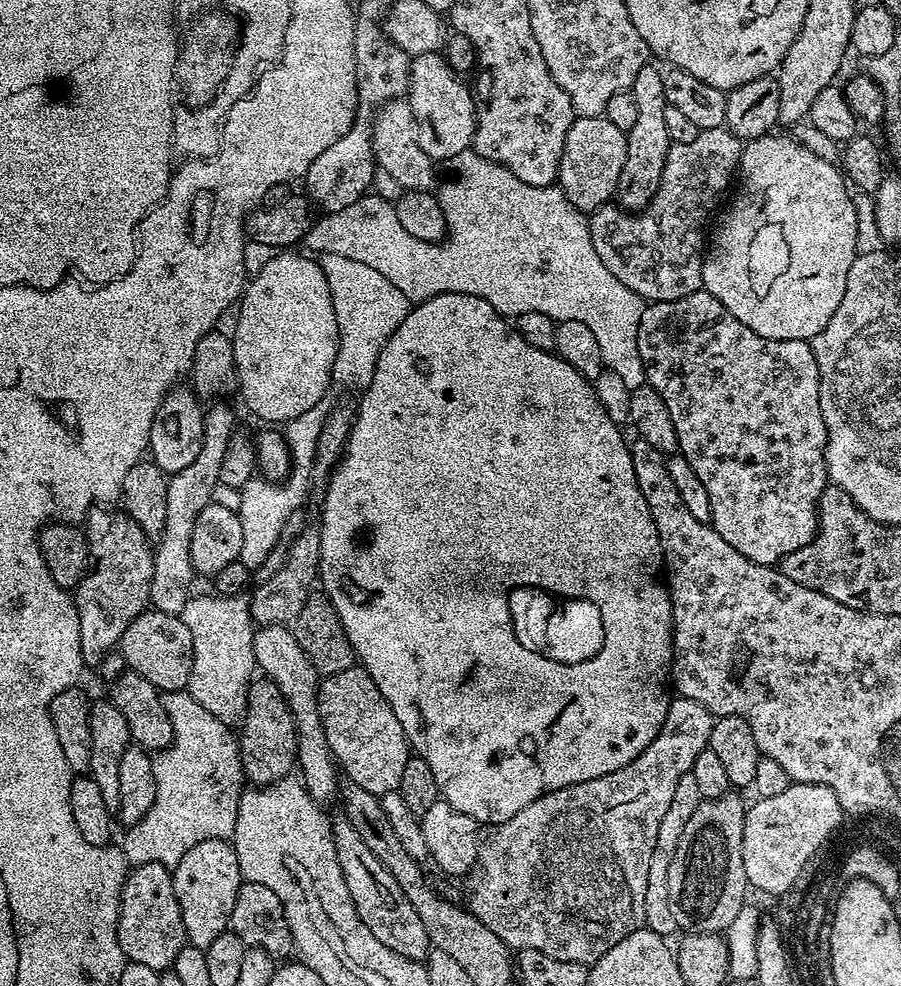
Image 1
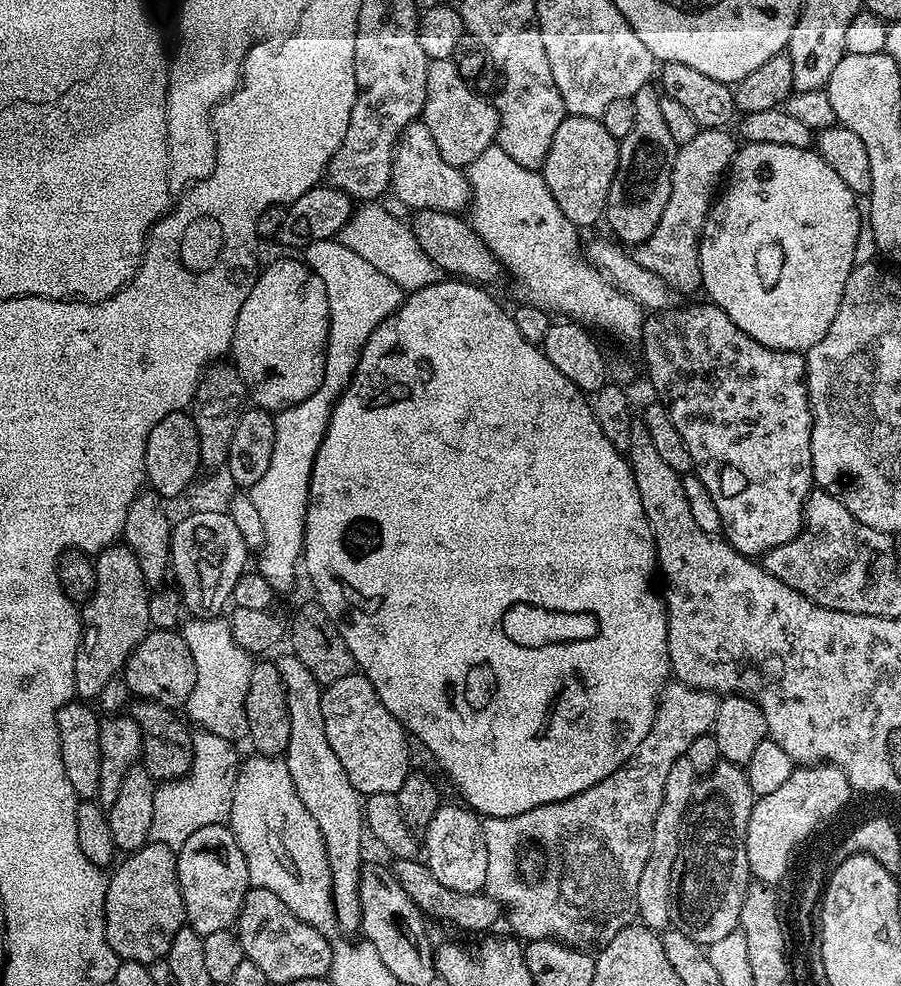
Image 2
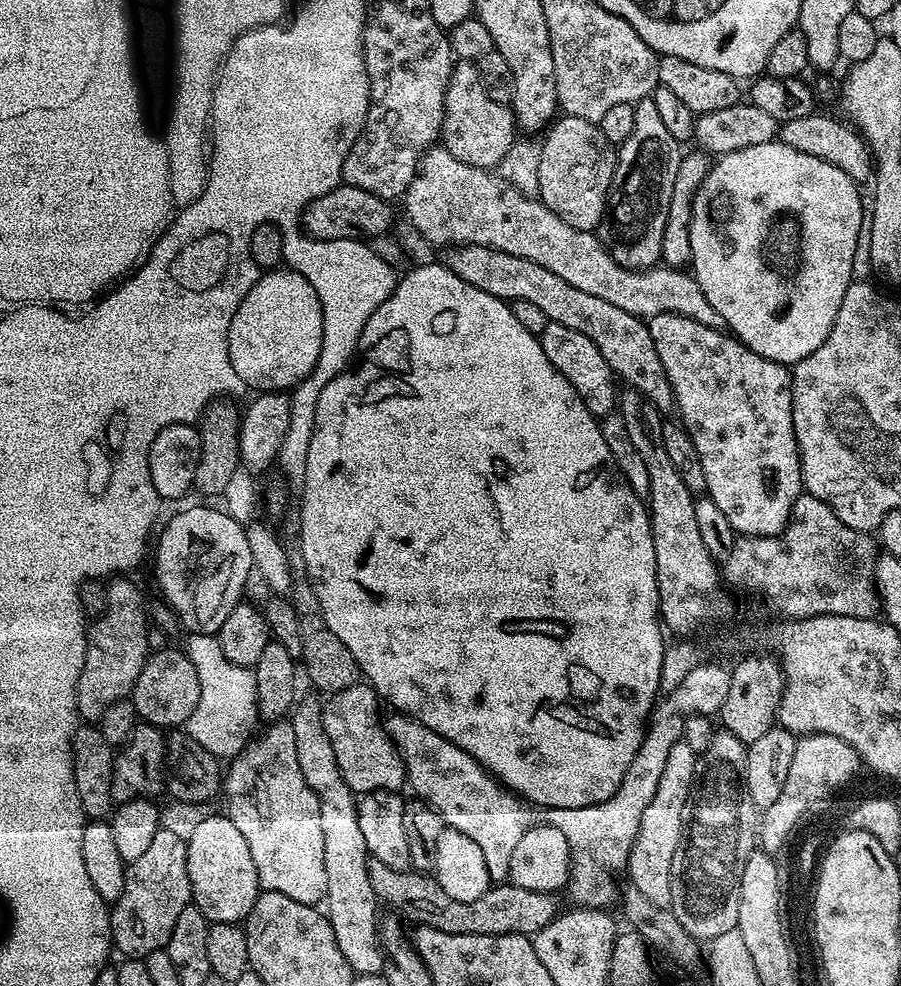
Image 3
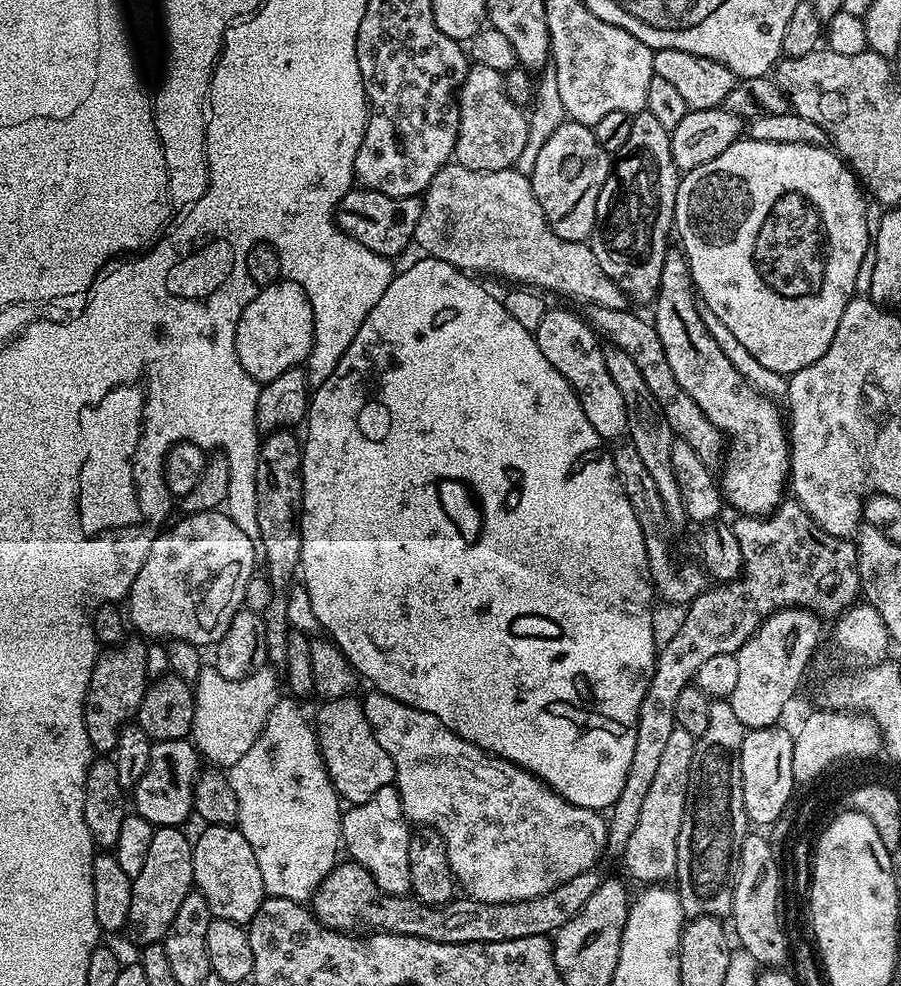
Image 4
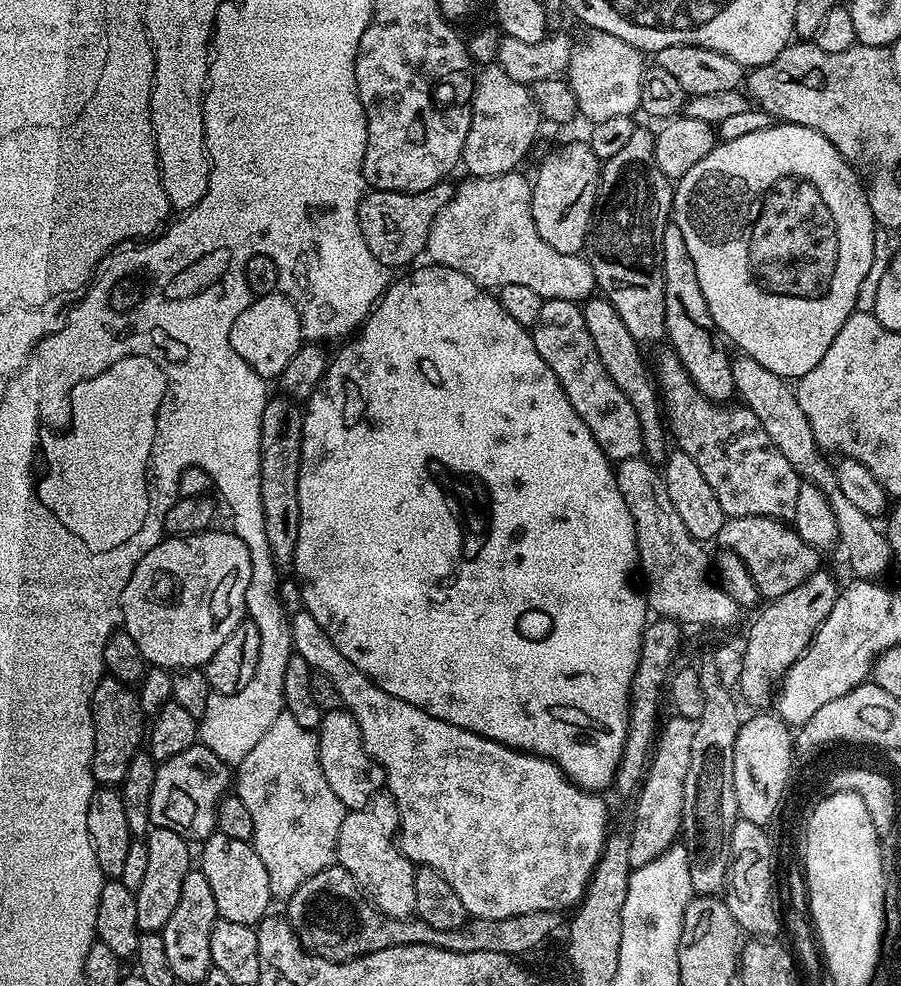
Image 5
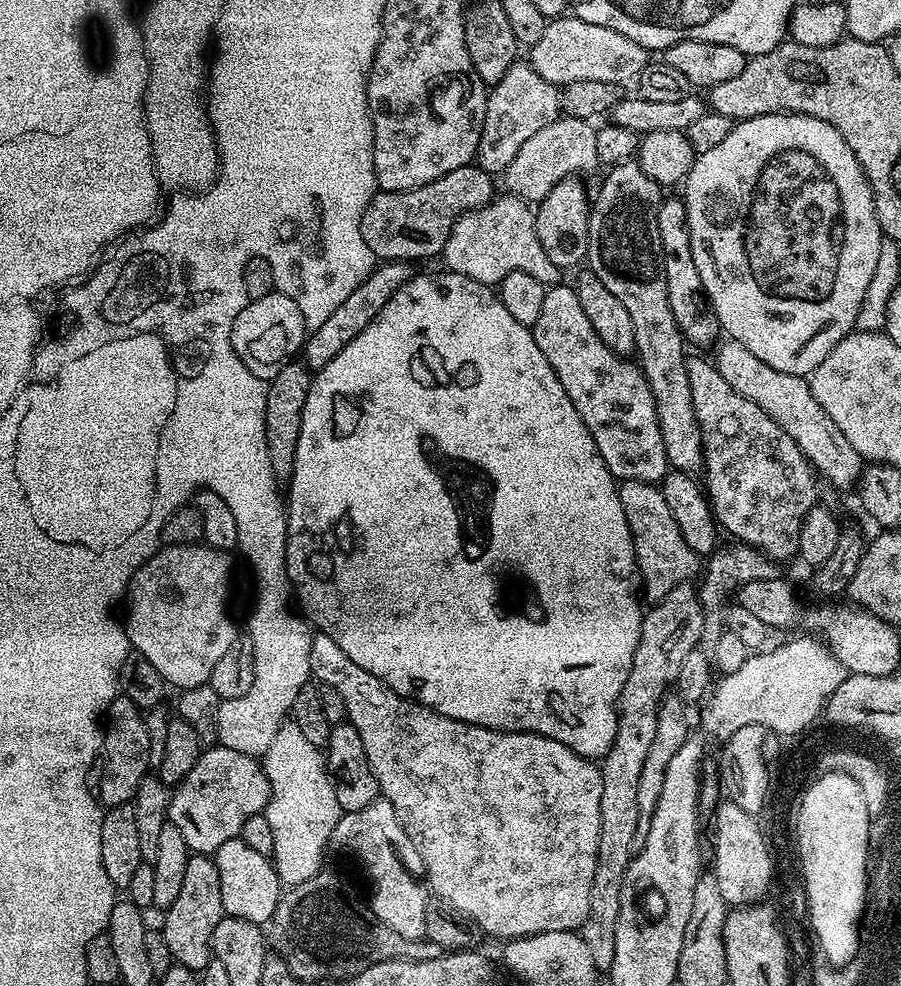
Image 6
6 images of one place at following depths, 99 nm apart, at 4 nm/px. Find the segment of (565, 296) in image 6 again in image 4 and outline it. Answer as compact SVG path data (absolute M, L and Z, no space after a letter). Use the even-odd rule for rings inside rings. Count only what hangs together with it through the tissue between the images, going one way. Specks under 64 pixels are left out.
M552 306L534 335L538 350L546 354L546 362L550 362L550 366L554 366L554 370L558 370L566 382L570 382L578 402L582 402L582 410L590 426L598 430L605 442L619 441L628 431L626 402L622 402L622 390L614 386L614 378L610 378L610 370L606 370L604 348L597 333L593 332L592 325L583 315L575 316L568 308Z

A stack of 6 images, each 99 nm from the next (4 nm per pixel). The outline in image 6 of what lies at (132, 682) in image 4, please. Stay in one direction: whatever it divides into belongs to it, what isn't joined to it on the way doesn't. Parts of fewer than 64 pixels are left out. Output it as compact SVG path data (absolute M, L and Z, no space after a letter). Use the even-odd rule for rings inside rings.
M117 695L106 713L106 727L102 732L102 764L98 800L105 809L127 805L136 792L136 787L149 775L148 751L150 739L144 725L145 713L130 698Z

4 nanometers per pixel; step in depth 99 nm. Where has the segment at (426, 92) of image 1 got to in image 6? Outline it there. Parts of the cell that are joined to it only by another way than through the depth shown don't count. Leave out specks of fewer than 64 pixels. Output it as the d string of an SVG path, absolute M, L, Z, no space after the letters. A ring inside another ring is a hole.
M515 62L506 70L501 80L491 85L486 106L486 118L482 126L482 134L478 142L475 163L489 174L503 174L514 162L514 154L522 150L522 145L542 126L550 126L550 122L561 119L561 89L557 85L546 82L542 74L538 74L527 62Z

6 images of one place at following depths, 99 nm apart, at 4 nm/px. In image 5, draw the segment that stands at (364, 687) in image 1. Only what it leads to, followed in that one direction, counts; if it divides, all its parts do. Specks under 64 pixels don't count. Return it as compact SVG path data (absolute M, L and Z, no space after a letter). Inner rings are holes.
M343 710L323 713L320 718L318 739L322 774L326 774L330 790L338 794L338 802L342 802L348 810L365 808L372 795L381 791L385 783L382 766L368 753L362 742L362 730L358 730L358 722L354 722L351 714Z

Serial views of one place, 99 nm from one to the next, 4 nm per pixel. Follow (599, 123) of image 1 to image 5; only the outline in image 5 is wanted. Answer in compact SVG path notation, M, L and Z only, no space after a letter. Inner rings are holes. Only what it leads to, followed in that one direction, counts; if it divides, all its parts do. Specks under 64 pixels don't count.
M586 142L564 144L552 152L540 164L532 185L532 213L534 226L542 234L546 246L554 246L558 254L580 254L585 251L588 225L592 223L592 211L600 189L602 162Z

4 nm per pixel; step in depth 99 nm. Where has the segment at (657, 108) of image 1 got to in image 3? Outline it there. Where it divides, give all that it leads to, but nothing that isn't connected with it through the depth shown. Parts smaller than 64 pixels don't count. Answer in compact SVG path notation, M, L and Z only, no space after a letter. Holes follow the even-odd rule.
M651 98L636 101L634 105L634 130L630 130L630 138L619 145L616 154L616 169L612 185L608 191L608 203L602 221L602 239L608 253L618 262L621 268L643 270L659 265L662 260L662 238L666 234L666 222L672 205L674 194L674 178L678 178L678 166L682 159L681 141L667 132L658 115Z

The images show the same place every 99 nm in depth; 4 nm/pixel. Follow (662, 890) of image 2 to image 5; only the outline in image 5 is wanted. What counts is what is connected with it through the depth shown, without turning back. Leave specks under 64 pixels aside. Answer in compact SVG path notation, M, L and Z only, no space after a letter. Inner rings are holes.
M669 715L669 720L663 721L659 729L656 742L650 757L647 772L644 773L644 782L638 789L638 795L635 797L636 817L632 820L632 828L628 832L630 838L630 862L633 868L646 866L646 862L654 862L658 854L662 854L668 848L668 845L677 839L680 829L680 820L684 816L684 787L686 786L686 770L690 766L690 749L694 746L694 730L696 721L681 716Z

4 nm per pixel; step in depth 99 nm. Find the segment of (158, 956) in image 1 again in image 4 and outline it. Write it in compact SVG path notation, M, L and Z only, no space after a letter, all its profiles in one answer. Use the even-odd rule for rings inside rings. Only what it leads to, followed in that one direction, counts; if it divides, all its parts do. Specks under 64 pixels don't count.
M157 827L153 831L142 874L133 879L126 936L138 944L137 946L161 943L170 930L170 922L174 922L174 914L178 914L178 906L182 906L182 898L186 898L186 894L193 891L193 841L187 840L180 831L179 827Z

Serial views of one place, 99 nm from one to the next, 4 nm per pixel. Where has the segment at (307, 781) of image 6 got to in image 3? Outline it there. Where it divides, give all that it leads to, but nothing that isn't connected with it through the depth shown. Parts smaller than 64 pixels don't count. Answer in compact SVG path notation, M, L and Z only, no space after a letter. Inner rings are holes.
M278 720L269 723L265 728L268 729L264 733L261 731L231 761L232 770L226 774L226 815L234 822L234 826L238 826L242 838L246 838L246 846L250 846L250 858L254 858L254 870L258 870L258 882L263 891L286 894L286 898L294 898L294 902L300 902L298 888L316 886L316 897L323 901L327 886L319 798L307 785L301 767L298 766L294 730L289 721Z

